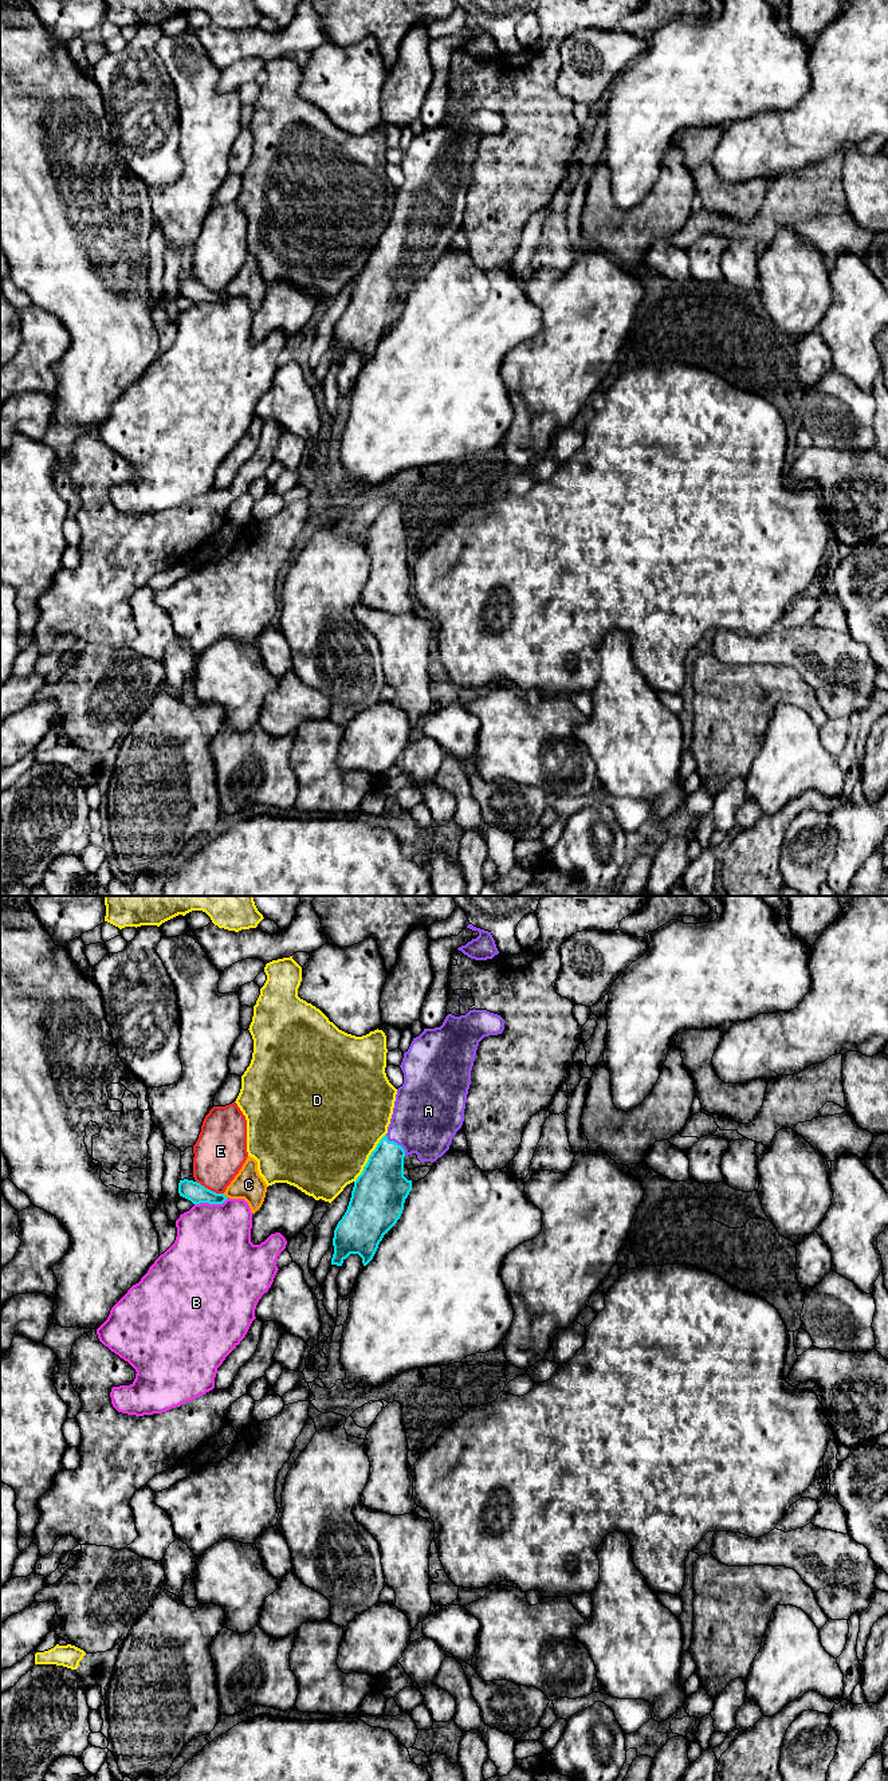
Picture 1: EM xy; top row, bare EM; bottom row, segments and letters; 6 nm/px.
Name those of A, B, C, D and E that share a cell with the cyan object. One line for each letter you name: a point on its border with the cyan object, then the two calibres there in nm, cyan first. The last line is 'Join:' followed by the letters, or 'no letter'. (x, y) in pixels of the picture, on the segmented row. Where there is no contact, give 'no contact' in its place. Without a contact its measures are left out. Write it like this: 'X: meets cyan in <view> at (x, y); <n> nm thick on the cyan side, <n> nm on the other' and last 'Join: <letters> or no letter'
A: meets cyan in xy at (396, 1143); 260 nm thick on the cyan side, 400 nm on the other
Join: A

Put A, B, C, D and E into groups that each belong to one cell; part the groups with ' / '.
A / B / C / D / E

